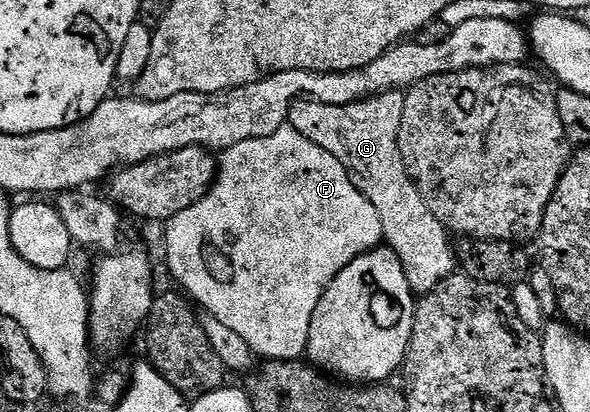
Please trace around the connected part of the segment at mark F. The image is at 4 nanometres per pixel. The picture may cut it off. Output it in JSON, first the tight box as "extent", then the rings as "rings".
{"extent":[164,124,384,362],"rings":[[[287,124],[278,128],[278,132],[270,136],[258,140],[242,140],[242,144],[234,144],[234,148],[223,151],[218,158],[216,181],[208,190],[208,194],[202,196],[190,208],[186,208],[186,212],[178,212],[178,216],[168,219],[166,229],[168,231],[164,234],[164,242],[168,245],[168,270],[176,277],[177,284],[181,286],[177,287],[203,313],[214,316],[214,319],[226,324],[231,331],[238,332],[238,335],[246,340],[254,355],[274,362],[295,362],[305,357],[314,308],[318,308],[318,300],[322,300],[334,276],[338,276],[338,272],[342,272],[346,264],[350,264],[358,256],[370,250],[375,250],[384,242],[382,220],[378,220],[378,212],[374,204],[370,204],[370,200],[366,200],[366,196],[358,192],[358,188],[350,180],[343,164],[334,160],[334,156],[330,156],[326,148],[318,148],[314,140],[306,140],[302,132],[298,132],[293,126]]]}

